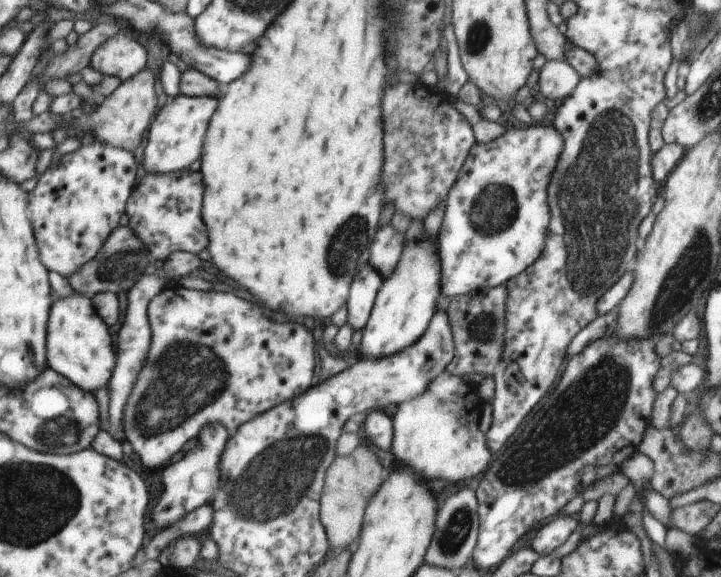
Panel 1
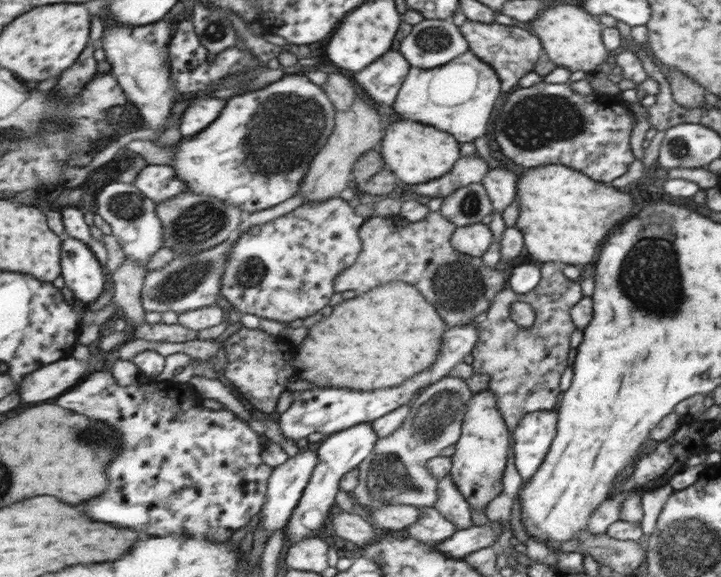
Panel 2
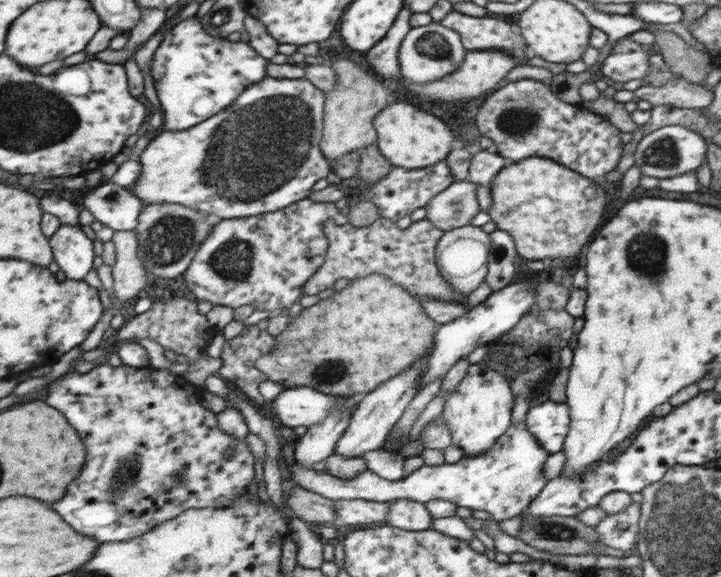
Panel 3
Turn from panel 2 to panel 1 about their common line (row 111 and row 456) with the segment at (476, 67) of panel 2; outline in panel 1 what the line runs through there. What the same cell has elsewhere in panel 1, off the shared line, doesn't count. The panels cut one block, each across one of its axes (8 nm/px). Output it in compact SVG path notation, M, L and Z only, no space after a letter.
M443 372L435 378L424 390L411 400L401 402L391 411L392 433L391 452L397 462L411 468L425 480L445 480L445 482L463 482L486 470L492 462L493 452L485 446L485 439L481 430L477 428L481 401L477 392L471 390L468 382L463 378L448 372Z

